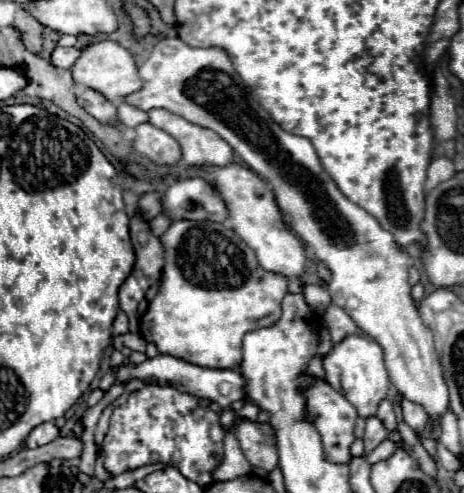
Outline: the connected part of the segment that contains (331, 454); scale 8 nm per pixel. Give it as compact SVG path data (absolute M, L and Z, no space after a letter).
M317 378L305 392L305 404L309 408L305 408L305 416L307 420L311 420L317 428L317 432L321 434L321 442L323 442L323 452L325 458L333 464L347 464L351 460L351 444L355 440L355 420L357 420L357 410L351 402L347 402L347 398L339 392L335 392L325 380Z

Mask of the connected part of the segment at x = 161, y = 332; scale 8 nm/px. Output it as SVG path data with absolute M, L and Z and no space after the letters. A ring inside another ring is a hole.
M175 220L159 240L165 250L165 266L161 272L159 294L141 316L141 336L147 342L153 342L159 354L171 354L205 368L237 368L241 364L243 334L279 320L281 300L287 294L289 280L263 270L255 252L233 230L219 222Z

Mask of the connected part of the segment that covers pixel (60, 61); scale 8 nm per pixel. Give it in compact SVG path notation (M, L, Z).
M55 48L51 52L51 64L59 68L71 68L77 56L79 56L77 48Z

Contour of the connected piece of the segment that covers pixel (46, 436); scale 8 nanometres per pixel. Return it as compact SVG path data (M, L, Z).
M45 422L45 424L39 424L31 430L31 434L27 436L25 444L27 448L35 448L35 446L45 446L49 442L53 442L55 438L59 436L59 430L55 426L55 422Z

